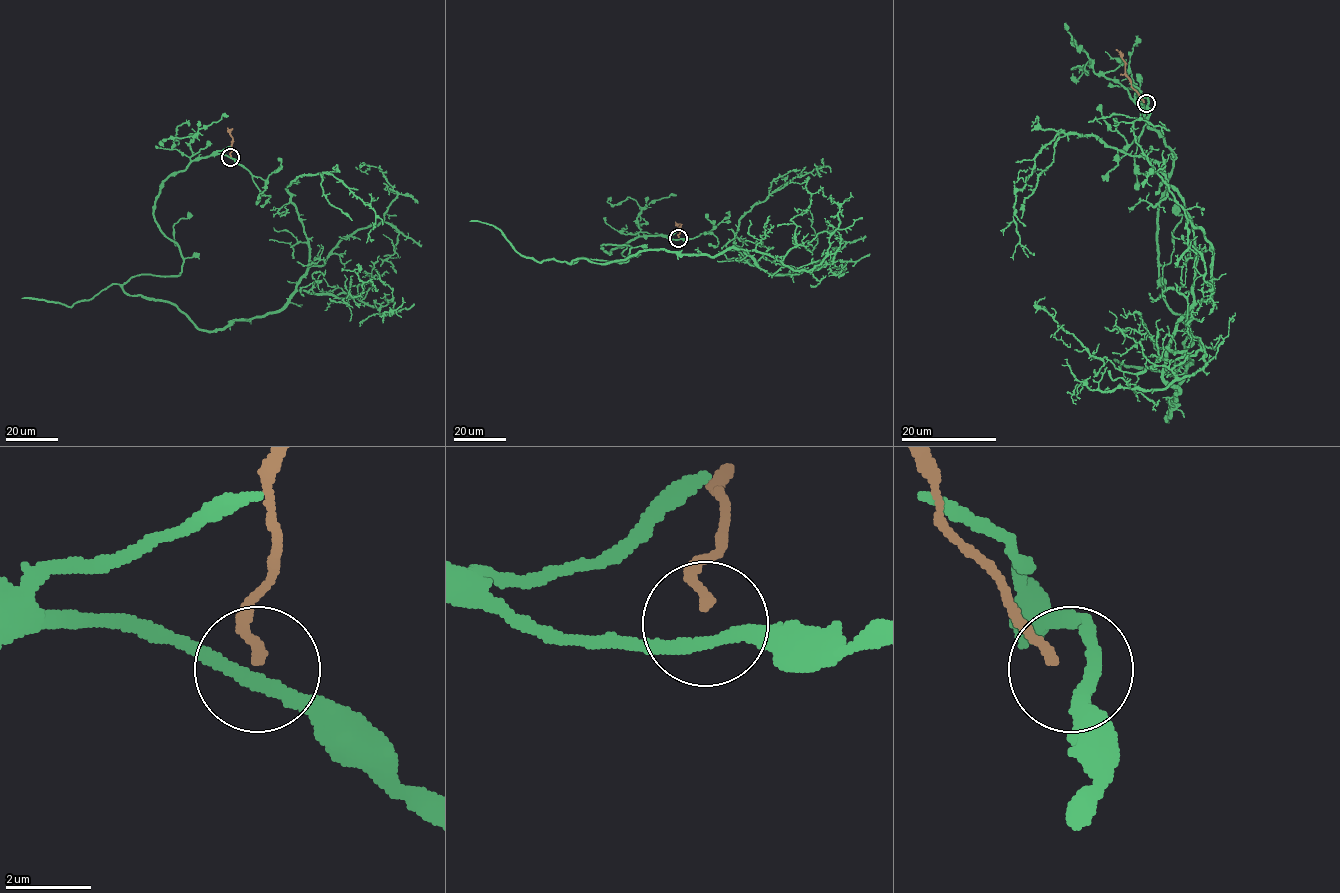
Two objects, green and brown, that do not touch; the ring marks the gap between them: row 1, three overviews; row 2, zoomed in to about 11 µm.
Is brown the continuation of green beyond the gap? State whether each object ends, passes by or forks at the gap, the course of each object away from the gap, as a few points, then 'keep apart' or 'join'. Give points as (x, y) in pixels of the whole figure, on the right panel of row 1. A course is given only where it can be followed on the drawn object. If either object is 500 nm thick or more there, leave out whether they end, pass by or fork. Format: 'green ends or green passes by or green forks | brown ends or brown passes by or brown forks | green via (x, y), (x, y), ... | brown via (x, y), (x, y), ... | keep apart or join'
green passes by | brown ends | green via (1147, 103), (1192, 337), (1167, 420), (1194, 252), (1155, 161), (1058, 134), (1015, 193), (1033, 254) | brown via (1145, 102), (1131, 86), (1122, 55), (1116, 50) | keep apart

